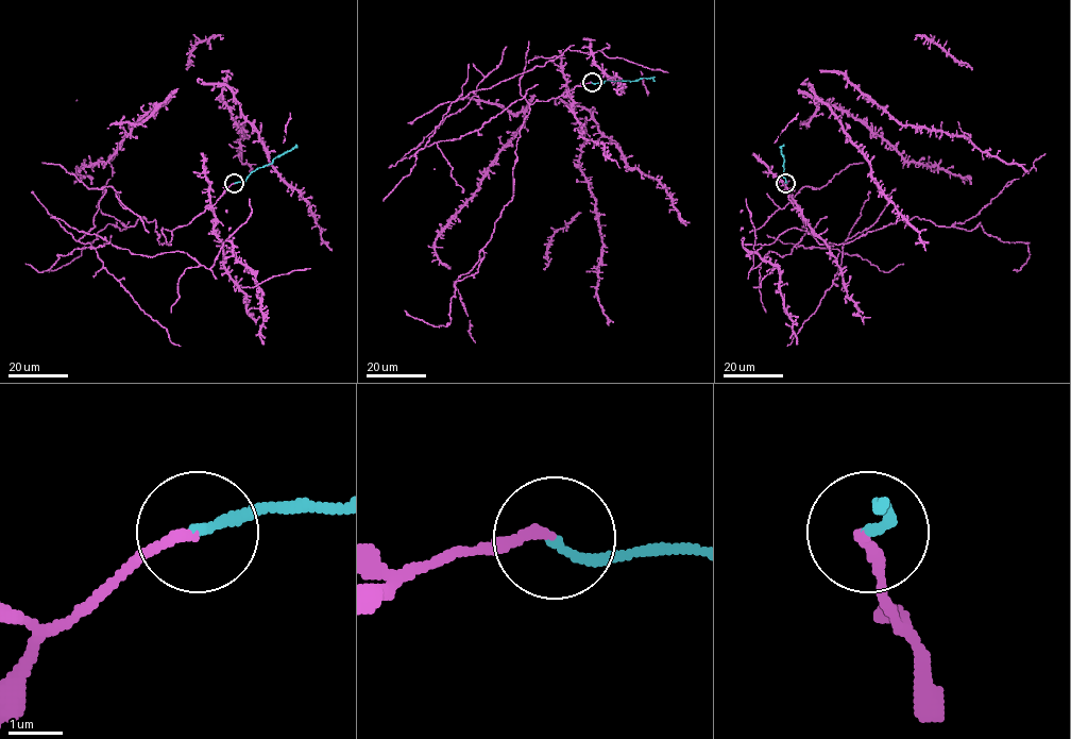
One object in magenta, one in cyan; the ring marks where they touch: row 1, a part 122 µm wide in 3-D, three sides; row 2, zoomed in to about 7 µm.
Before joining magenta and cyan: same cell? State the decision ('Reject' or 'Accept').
Accept

